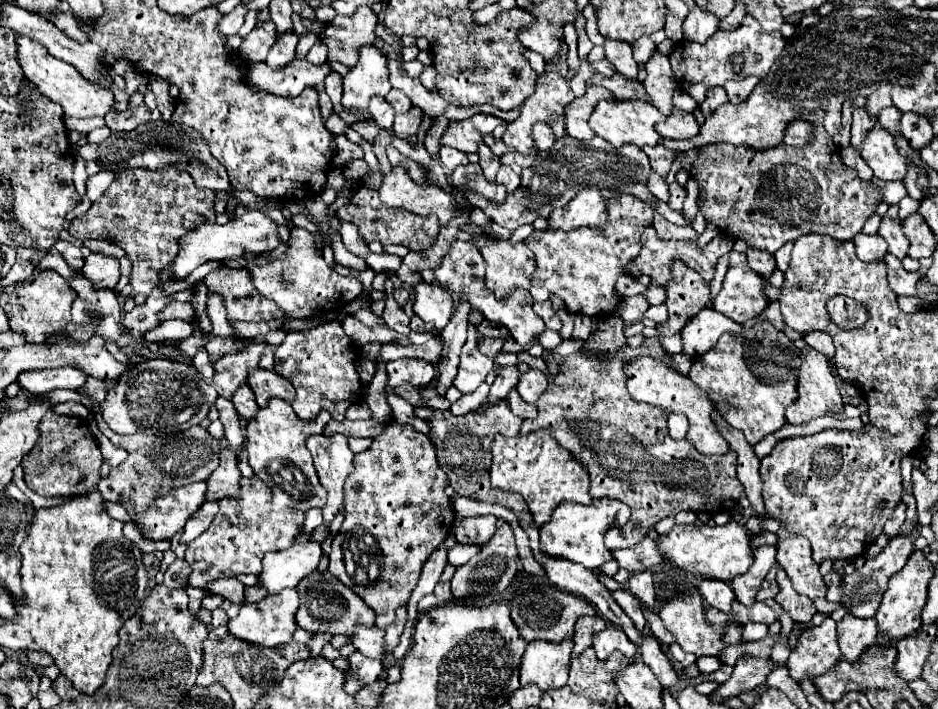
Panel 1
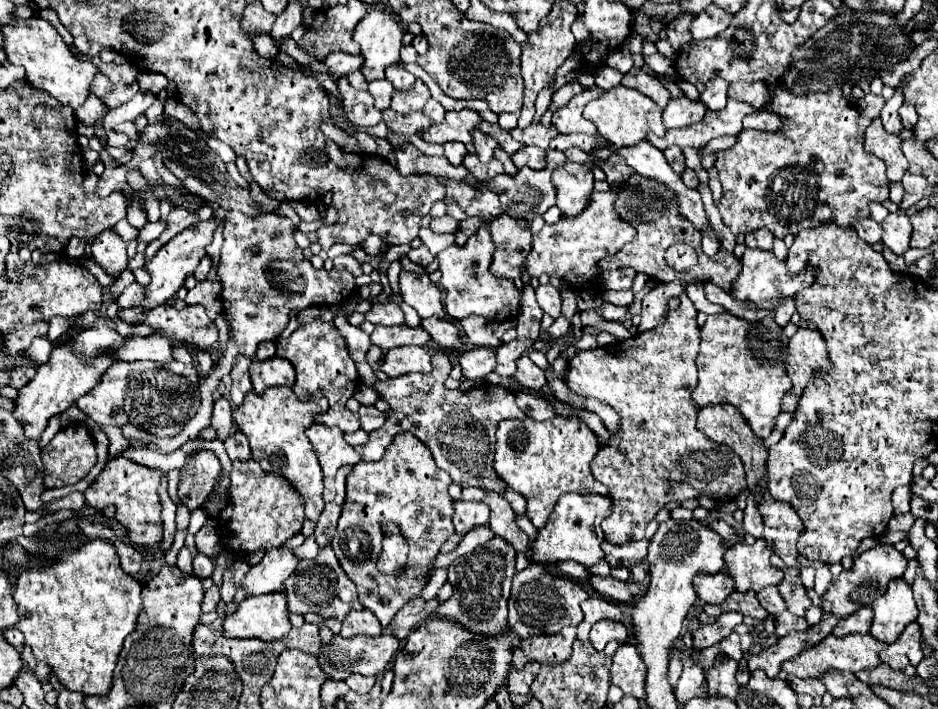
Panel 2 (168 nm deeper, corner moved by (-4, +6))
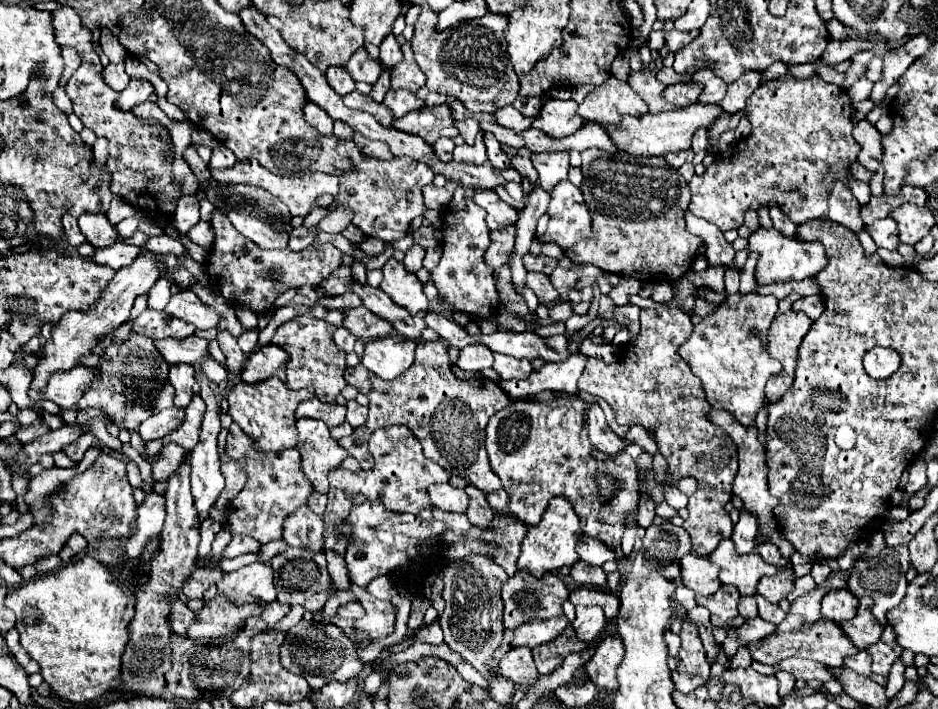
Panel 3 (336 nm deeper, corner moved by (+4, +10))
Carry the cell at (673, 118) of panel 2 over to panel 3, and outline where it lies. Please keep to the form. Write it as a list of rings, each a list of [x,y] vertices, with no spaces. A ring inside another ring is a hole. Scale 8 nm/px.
[[[685,82],[685,84],[667,86],[665,92],[663,92],[663,100],[669,102],[669,104],[675,104],[679,108],[683,108],[683,106],[689,106],[689,104],[697,102],[699,94],[701,94],[701,86],[699,84]]]

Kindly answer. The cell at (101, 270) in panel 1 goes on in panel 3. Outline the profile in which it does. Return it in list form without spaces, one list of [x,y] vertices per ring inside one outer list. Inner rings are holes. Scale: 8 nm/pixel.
[[[83,214],[79,218],[79,228],[85,234],[87,242],[93,248],[113,246],[117,242],[117,234],[113,224],[107,220],[105,214]]]

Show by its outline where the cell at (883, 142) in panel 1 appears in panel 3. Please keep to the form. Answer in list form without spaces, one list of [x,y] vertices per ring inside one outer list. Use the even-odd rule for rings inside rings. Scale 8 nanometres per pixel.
[[[859,120],[853,128],[853,138],[861,144],[861,152],[859,152],[859,162],[875,172],[881,166],[881,156],[883,156],[883,148],[881,148],[881,134],[875,128],[875,124],[871,124],[869,120]]]

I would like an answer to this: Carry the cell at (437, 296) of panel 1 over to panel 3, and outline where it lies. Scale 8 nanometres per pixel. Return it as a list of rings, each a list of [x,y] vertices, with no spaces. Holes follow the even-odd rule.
[[[389,258],[389,262],[381,270],[383,270],[383,282],[379,288],[385,294],[389,294],[389,298],[395,304],[403,306],[411,316],[429,310],[429,302],[427,296],[423,294],[423,286],[419,278],[407,272],[403,262]]]

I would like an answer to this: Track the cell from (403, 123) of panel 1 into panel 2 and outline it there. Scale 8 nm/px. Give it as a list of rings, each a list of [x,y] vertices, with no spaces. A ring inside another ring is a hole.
[[[415,80],[415,84],[405,90],[405,92],[399,92],[395,90],[393,92],[393,100],[391,100],[391,106],[393,110],[401,112],[401,114],[407,114],[407,112],[413,112],[413,110],[423,110],[425,102],[431,98],[429,94],[429,88],[423,84],[423,80]]]

